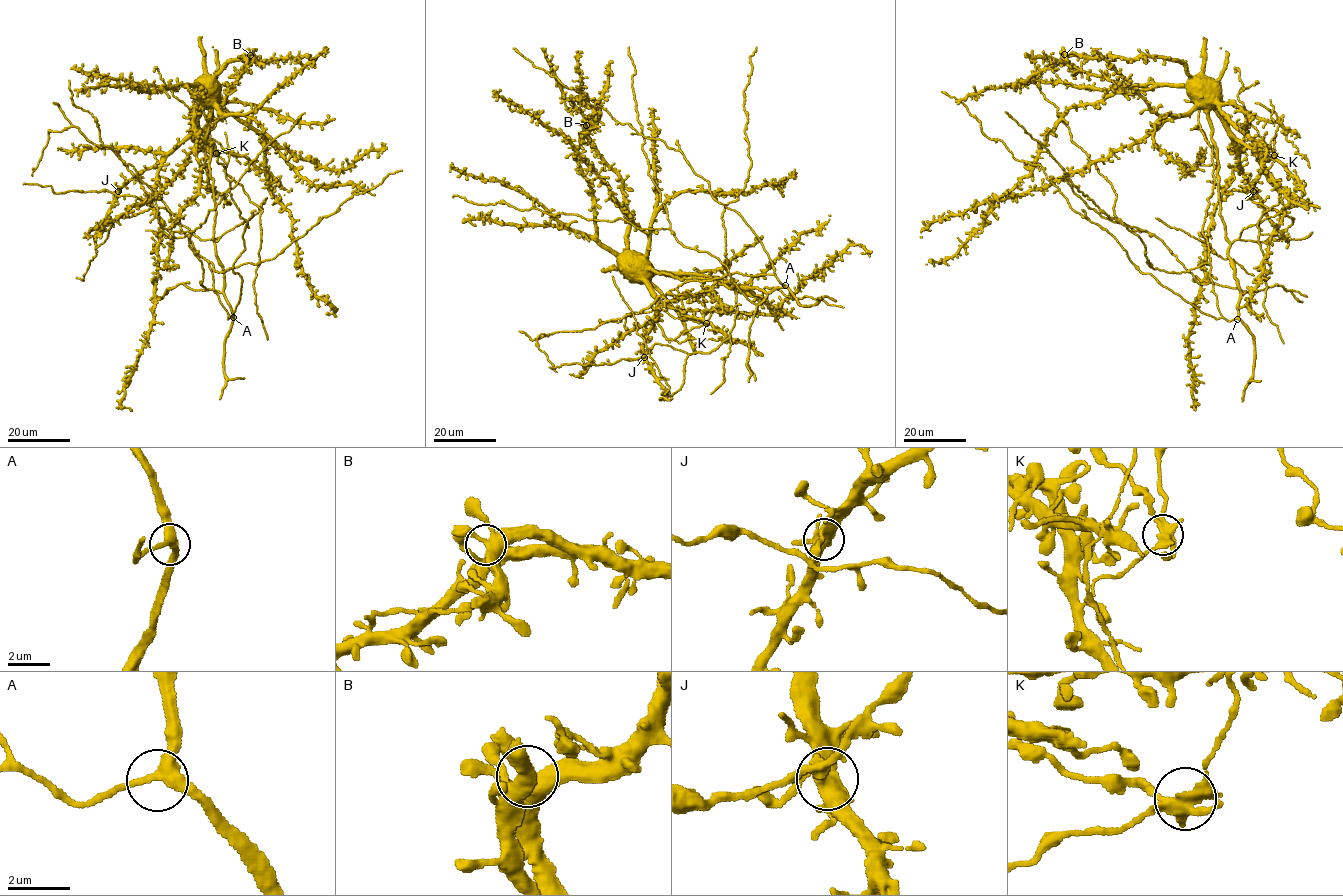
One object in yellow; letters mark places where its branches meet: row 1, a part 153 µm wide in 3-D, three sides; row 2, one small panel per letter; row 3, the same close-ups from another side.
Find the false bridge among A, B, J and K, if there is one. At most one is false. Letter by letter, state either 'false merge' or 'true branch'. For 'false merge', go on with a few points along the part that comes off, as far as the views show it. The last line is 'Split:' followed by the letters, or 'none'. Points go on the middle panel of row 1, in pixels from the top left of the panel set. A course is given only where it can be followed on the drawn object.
A: true branch
B: true branch
J: true branch
K: false merge | (706, 323), (673, 318), (662, 310), (631, 312), (618, 322), (601, 321)
Split: K

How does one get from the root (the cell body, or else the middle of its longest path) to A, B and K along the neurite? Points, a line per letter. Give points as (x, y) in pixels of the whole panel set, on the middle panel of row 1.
A: (630, 259), (628, 256), (659, 273), (681, 280), (712, 278), (730, 288), (748, 286), (769, 293), (785, 285)
B: (630, 259), (623, 253), (629, 213), (622, 180), (597, 152), (586, 125)
K: (630, 259), (627, 256), (629, 266), (644, 278), (667, 305), (683, 310), (714, 307), (706, 323)

